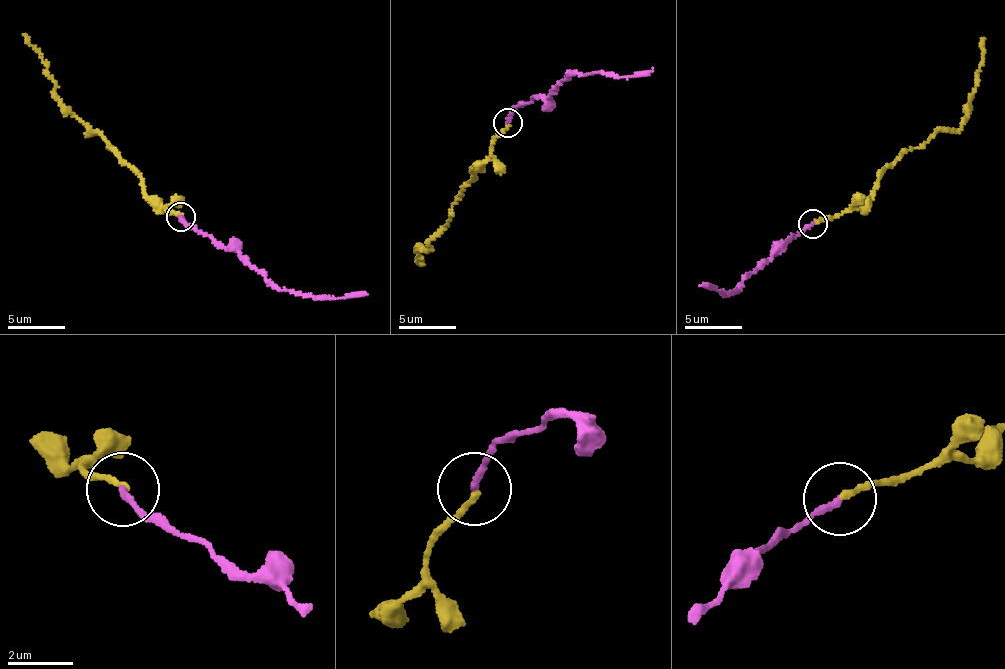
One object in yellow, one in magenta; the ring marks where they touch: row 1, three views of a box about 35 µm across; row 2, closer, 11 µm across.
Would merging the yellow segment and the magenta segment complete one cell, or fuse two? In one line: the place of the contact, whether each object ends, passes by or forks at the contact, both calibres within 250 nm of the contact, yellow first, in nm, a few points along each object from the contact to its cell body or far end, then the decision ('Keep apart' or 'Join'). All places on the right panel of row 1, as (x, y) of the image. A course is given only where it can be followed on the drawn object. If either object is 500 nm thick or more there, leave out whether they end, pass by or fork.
Place: (813, 223). At the ring yellow ends. At the ring magenta ends. Thickness 180 nm (yellow) against 200 nm. Course of yellow: (814, 222), (863, 208), (873, 194), (874, 183), (898, 157), (940, 130), (962, 127), (982, 54), (982, 38). Course of magenta: (812, 223), (775, 248), (771, 258), (750, 272), (736, 290), (722, 292), (699, 286). Join

